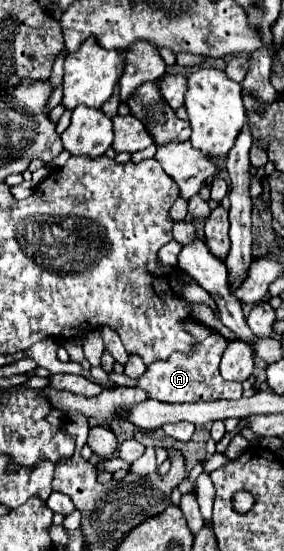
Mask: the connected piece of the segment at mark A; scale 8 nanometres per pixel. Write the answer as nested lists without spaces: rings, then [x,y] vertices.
[[[197,342],[191,354],[173,352],[169,360],[157,360],[149,364],[143,376],[135,378],[137,386],[143,388],[149,398],[159,402],[183,404],[183,402],[199,402],[199,400],[237,400],[243,394],[241,382],[227,382],[219,374],[219,360],[227,342]]]

